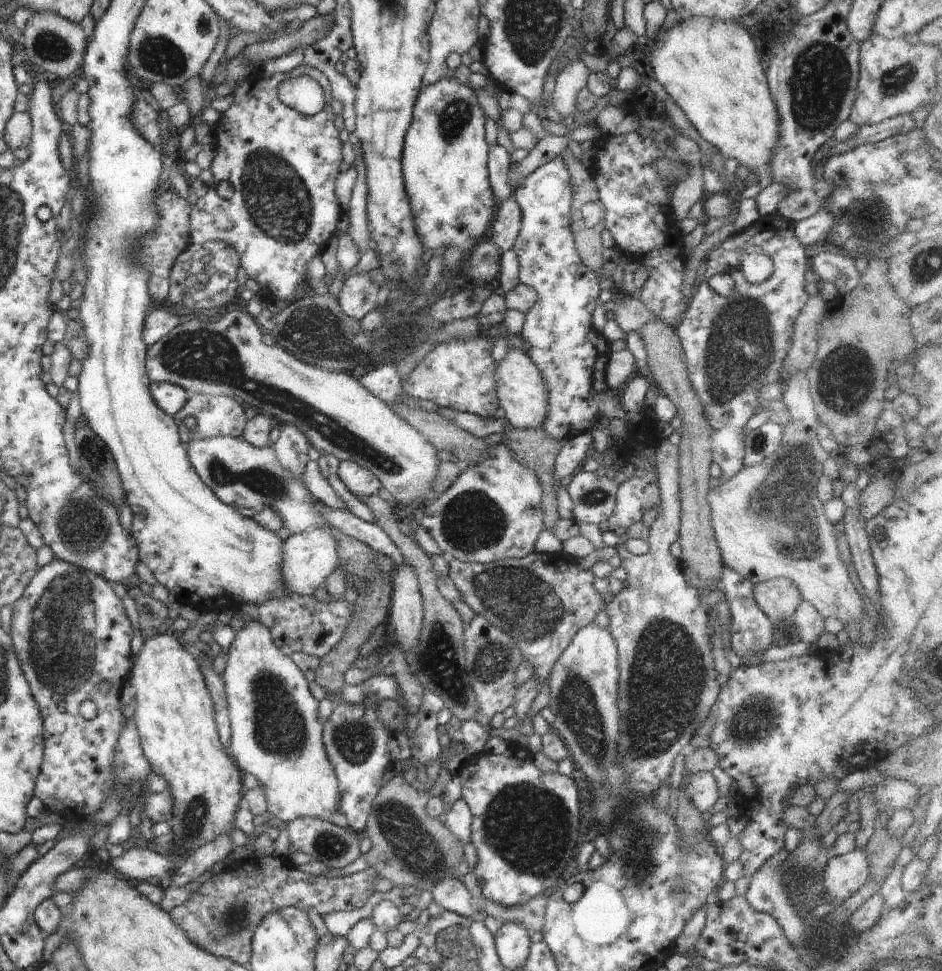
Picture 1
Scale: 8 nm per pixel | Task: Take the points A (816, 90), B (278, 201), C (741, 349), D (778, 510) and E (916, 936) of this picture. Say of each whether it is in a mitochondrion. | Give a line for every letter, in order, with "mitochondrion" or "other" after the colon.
A: mitochondrion
B: mitochondrion
C: mitochondrion
D: mitochondrion
E: mitochondrion

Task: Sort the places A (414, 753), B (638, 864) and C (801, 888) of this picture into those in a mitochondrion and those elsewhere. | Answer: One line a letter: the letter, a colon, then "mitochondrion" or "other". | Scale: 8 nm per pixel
A: other
B: mitochondrion
C: mitochondrion

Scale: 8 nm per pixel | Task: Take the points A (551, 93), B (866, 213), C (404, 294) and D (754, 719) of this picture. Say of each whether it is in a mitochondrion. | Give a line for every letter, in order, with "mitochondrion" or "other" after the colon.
A: other
B: mitochondrion
C: mitochondrion
D: mitochondrion

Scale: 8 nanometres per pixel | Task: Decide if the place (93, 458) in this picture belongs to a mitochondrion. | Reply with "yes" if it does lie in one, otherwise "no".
yes

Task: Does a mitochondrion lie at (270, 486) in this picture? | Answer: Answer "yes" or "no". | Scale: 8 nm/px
yes

